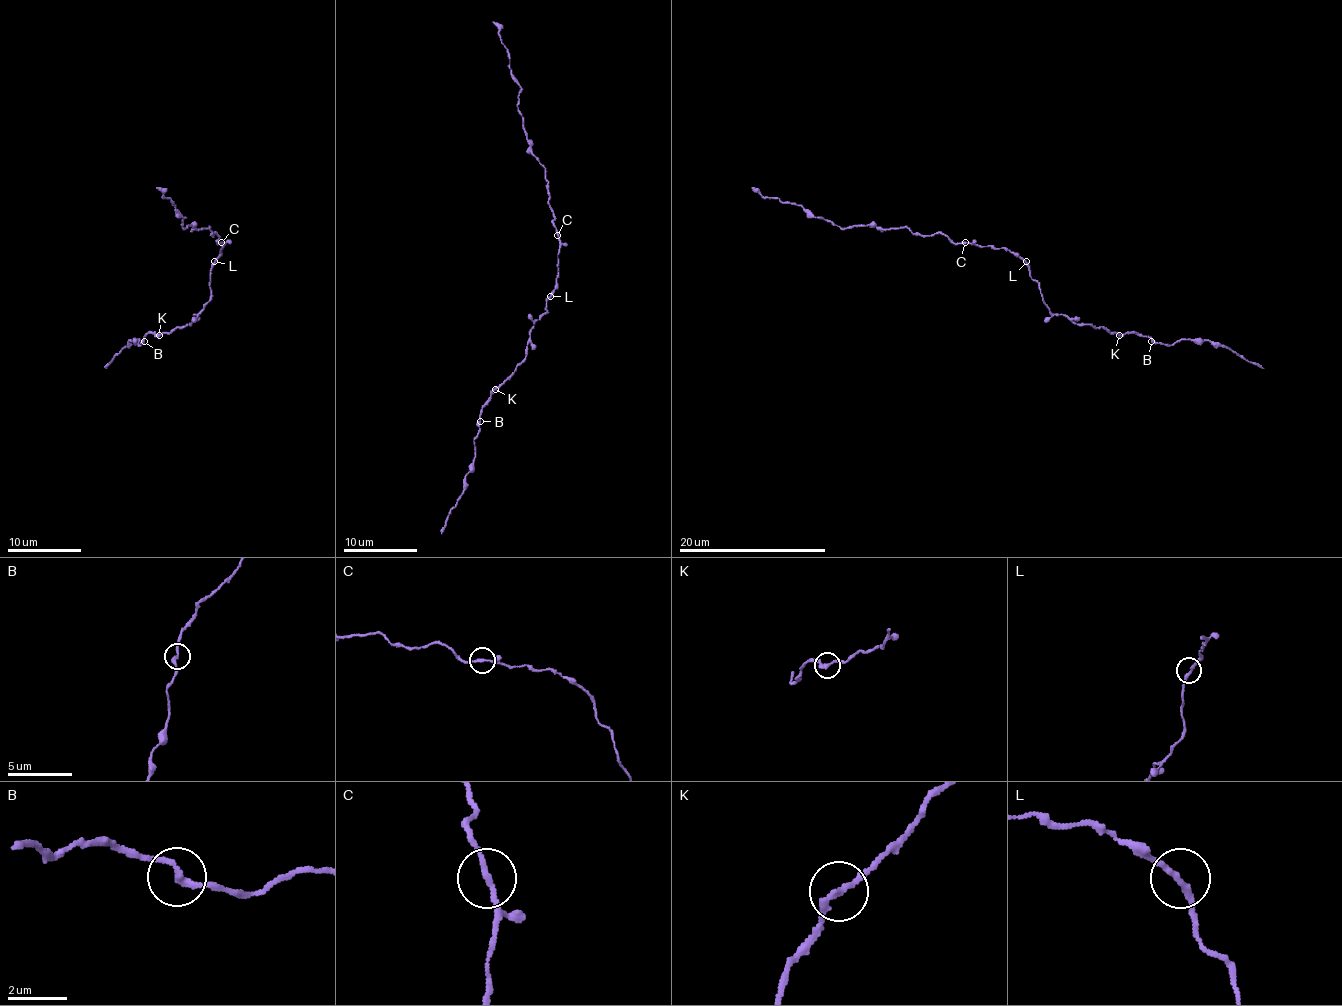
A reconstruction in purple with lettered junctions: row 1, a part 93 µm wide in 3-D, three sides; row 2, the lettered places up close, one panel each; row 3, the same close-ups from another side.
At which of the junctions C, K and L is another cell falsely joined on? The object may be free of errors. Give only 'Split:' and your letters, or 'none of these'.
Split: none of these

